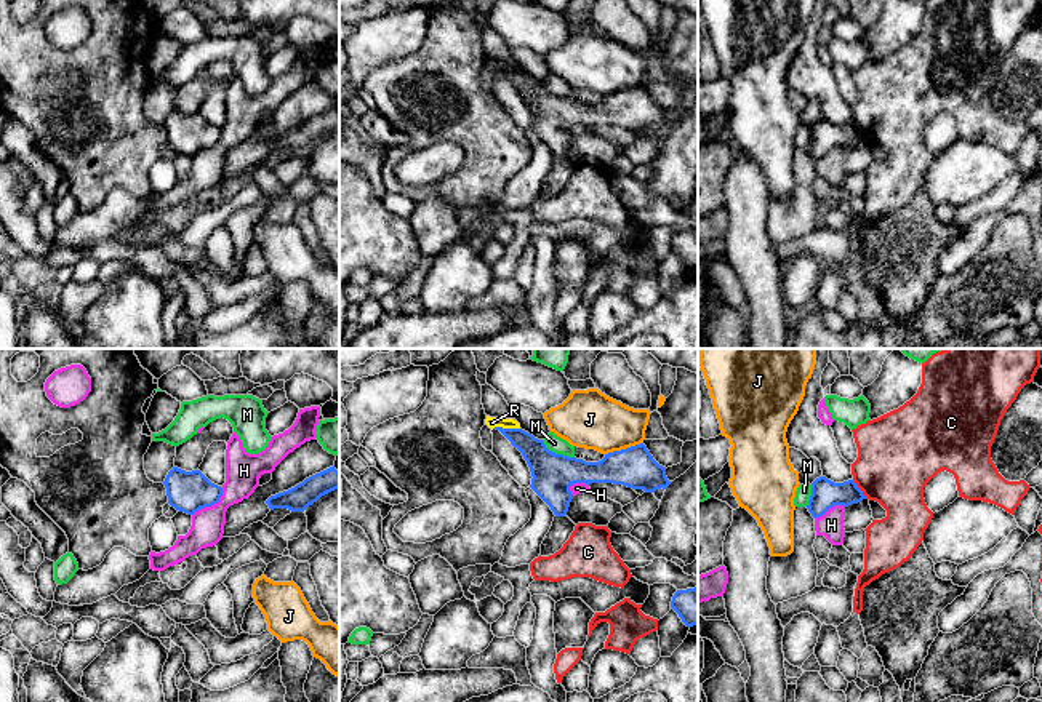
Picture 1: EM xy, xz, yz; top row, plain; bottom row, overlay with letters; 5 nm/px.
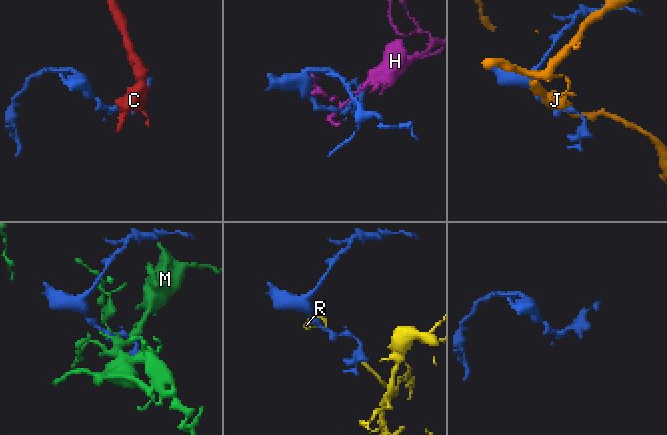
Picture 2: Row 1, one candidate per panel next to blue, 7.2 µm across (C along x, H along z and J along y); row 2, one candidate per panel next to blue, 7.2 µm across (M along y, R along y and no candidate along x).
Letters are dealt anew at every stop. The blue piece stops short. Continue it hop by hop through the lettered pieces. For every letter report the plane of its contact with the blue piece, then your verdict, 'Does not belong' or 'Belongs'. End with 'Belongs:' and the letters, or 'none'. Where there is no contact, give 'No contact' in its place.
C: Touches blue in yz. Does not belong
H: Touches blue in xy. Does not belong
J: Touches blue in xz. Does not belong
M: Touches blue in xz. Does not belong
R: Touches blue in xz. Does not belong
Belongs: none

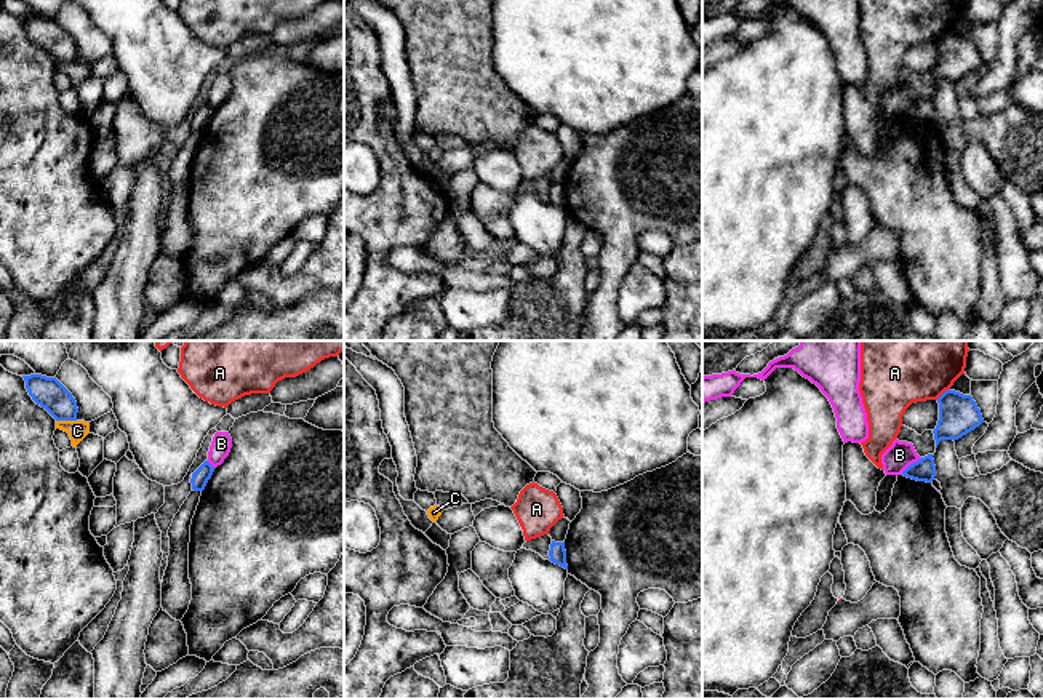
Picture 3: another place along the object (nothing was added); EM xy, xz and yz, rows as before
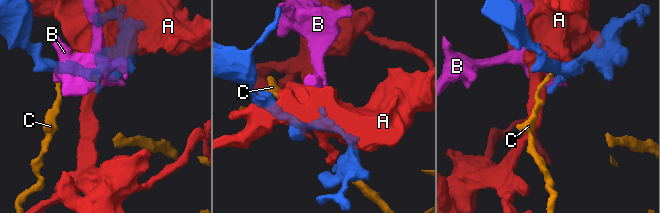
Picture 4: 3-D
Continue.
A: Touches blue in yz. Does not belong
B: Touches blue in yz. Does not belong
C: Touches blue in xy. Does not belong
Belongs: none

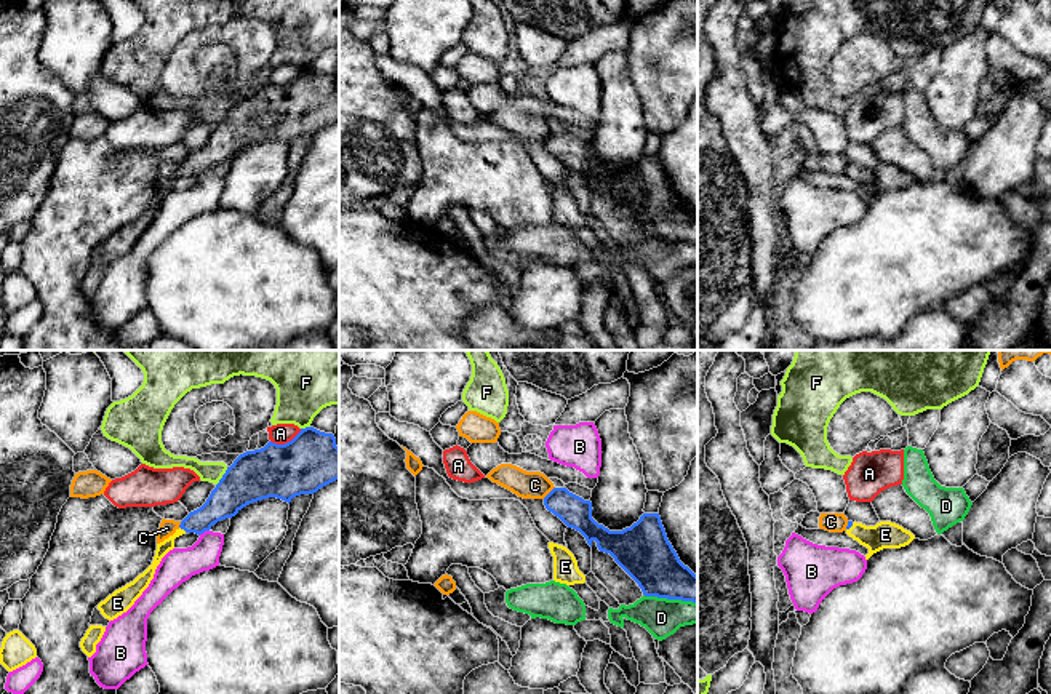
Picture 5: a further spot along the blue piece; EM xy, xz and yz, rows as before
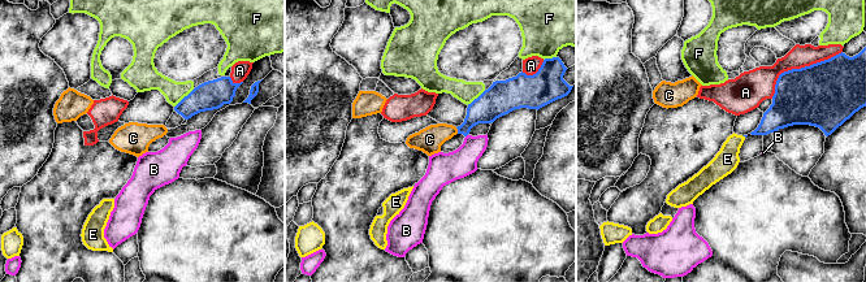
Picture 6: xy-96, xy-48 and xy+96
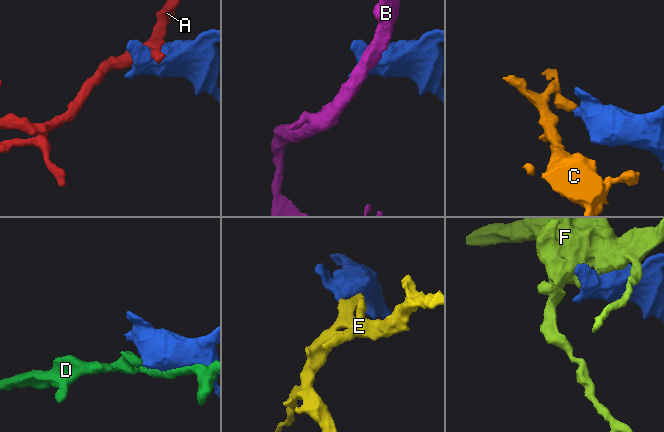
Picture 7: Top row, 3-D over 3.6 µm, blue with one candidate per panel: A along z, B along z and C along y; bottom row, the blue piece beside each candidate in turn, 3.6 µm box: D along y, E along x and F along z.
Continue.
A: Touches blue in xy. Does not belong
B: Touches blue in xy. Does not belong
C: Touches blue in xz. Does not belong
D: Touches blue in xz. Does not belong
E: Touches blue in xy. Belongs
F: Touches blue in xy. Does not belong
Belongs: E

